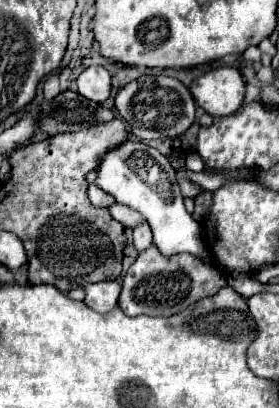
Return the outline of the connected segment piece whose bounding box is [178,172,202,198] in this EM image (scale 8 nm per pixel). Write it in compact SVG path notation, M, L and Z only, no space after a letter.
M180 172L180 178L178 178L178 184L180 184L180 190L182 190L182 194L184 196L190 196L190 198L194 198L198 192L202 192L202 188L200 186L196 186L196 184L192 184L182 172Z

